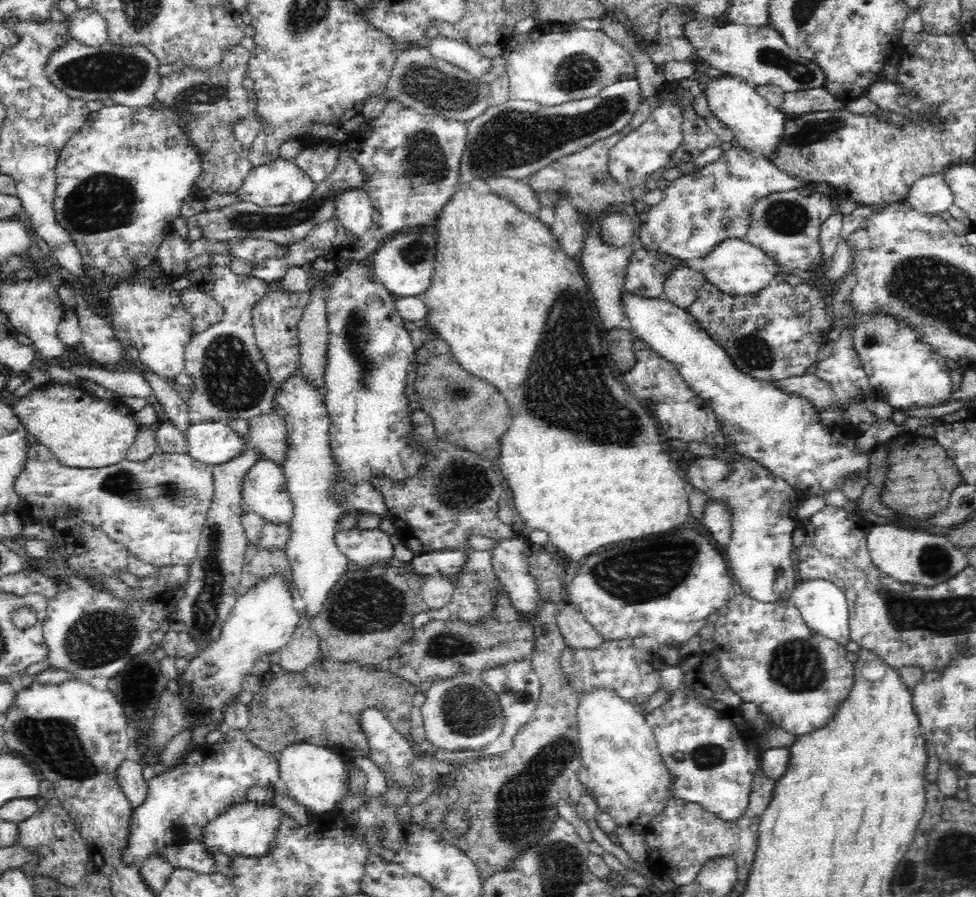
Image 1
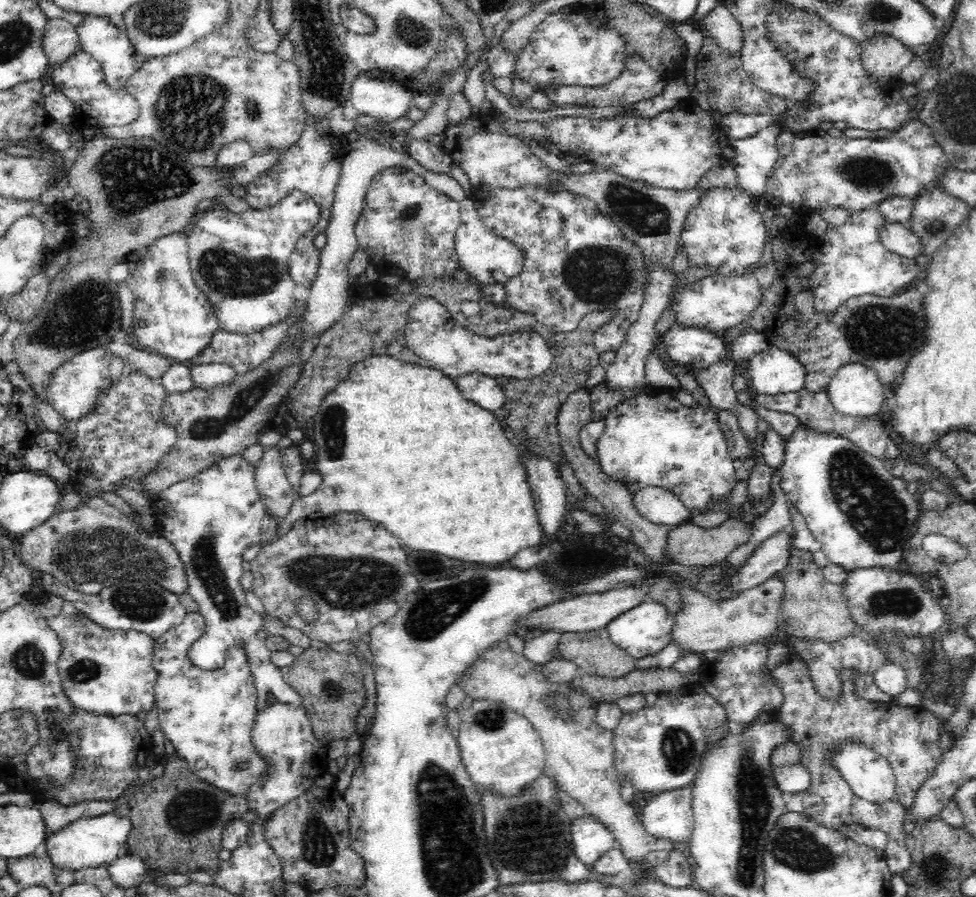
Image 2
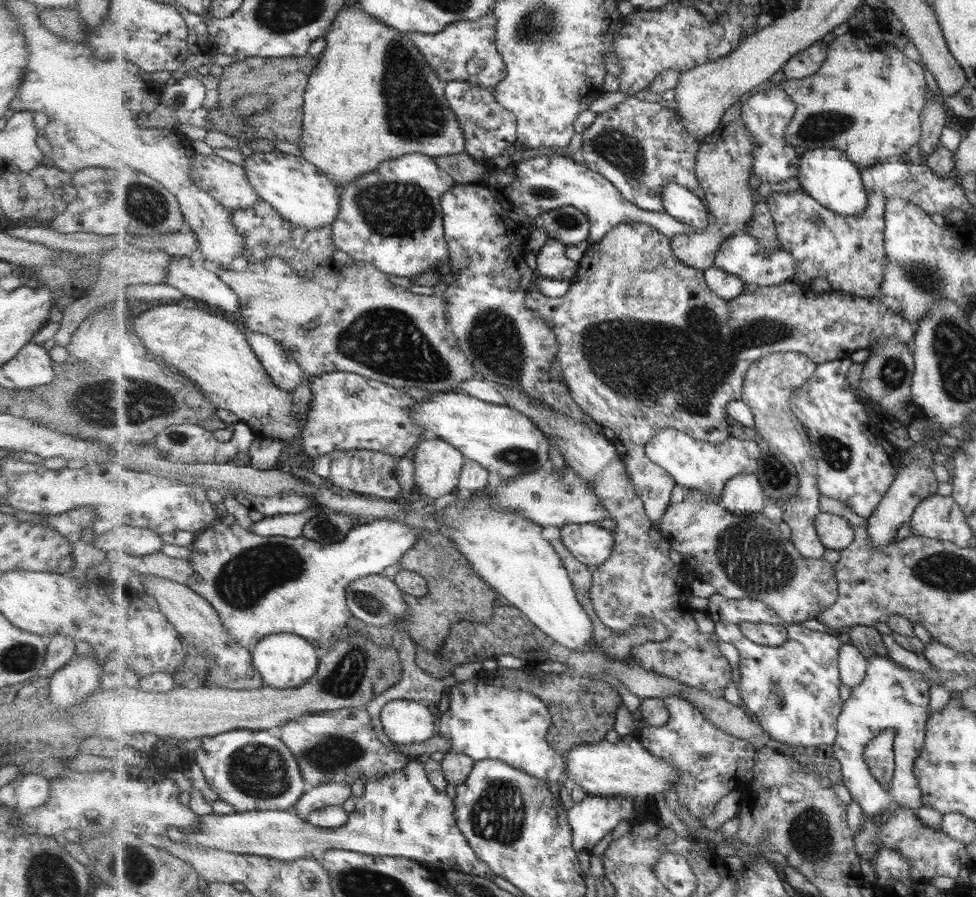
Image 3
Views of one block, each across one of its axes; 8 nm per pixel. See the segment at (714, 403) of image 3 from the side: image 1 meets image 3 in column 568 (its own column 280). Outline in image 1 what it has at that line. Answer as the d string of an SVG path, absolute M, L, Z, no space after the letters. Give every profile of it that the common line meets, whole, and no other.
M271 293L252 312L251 321L256 343L262 351L264 361L268 363L270 379L277 389L294 371L300 368L299 322L302 320L302 314L306 311L310 300L311 294Z

